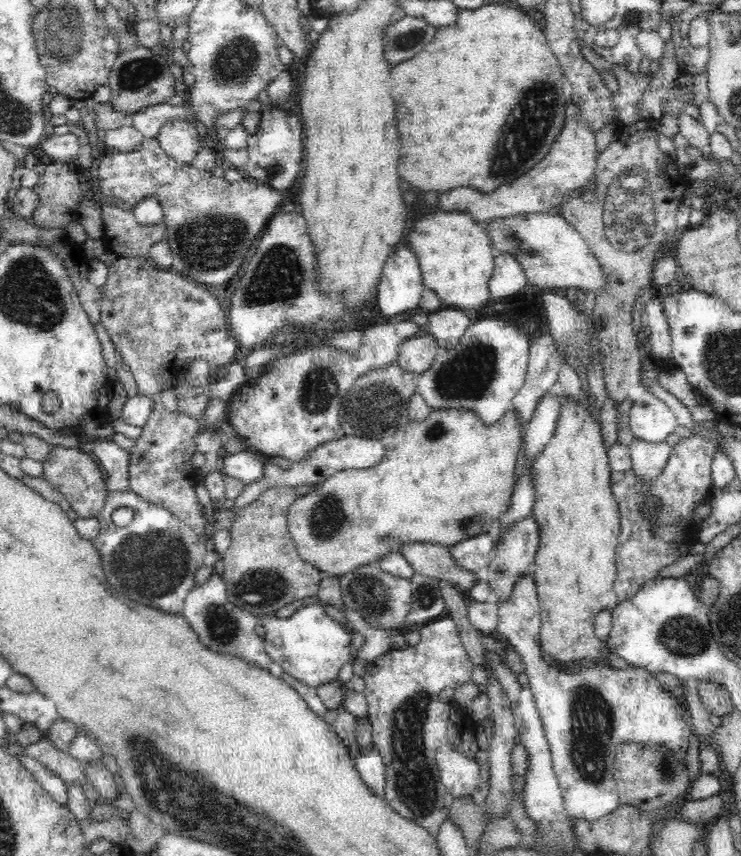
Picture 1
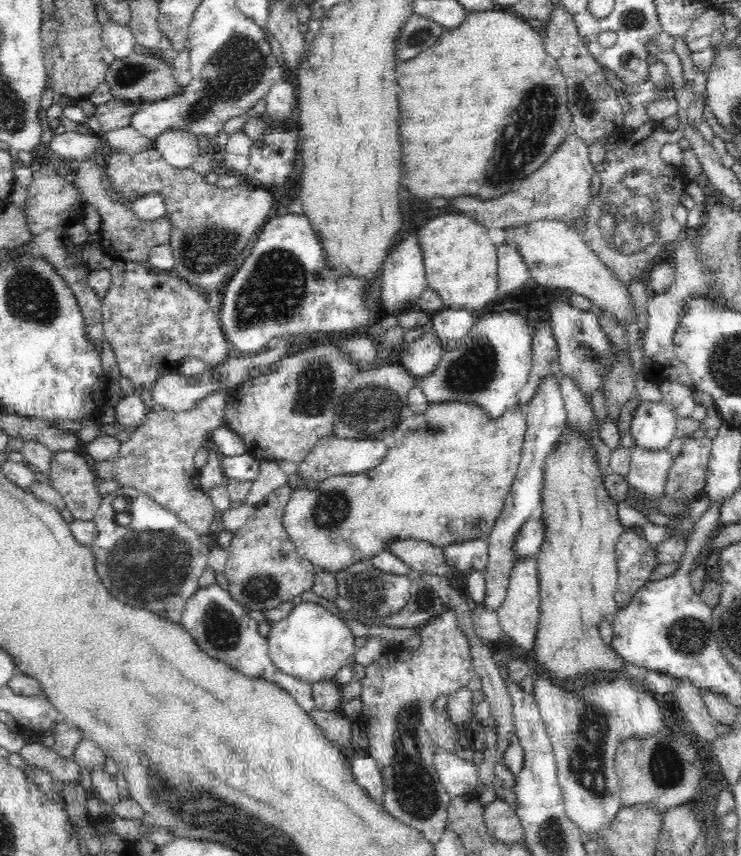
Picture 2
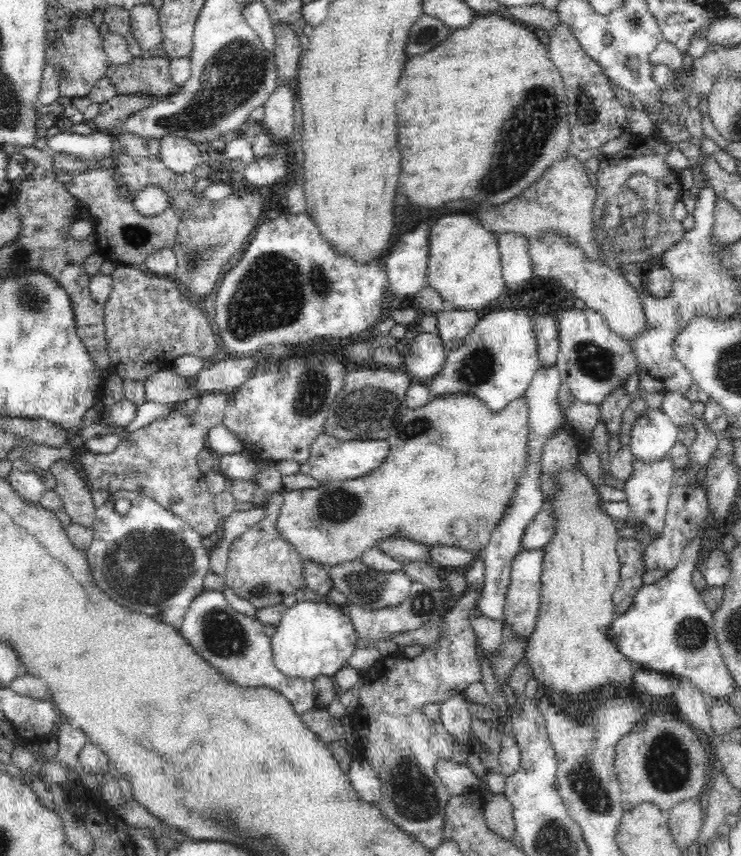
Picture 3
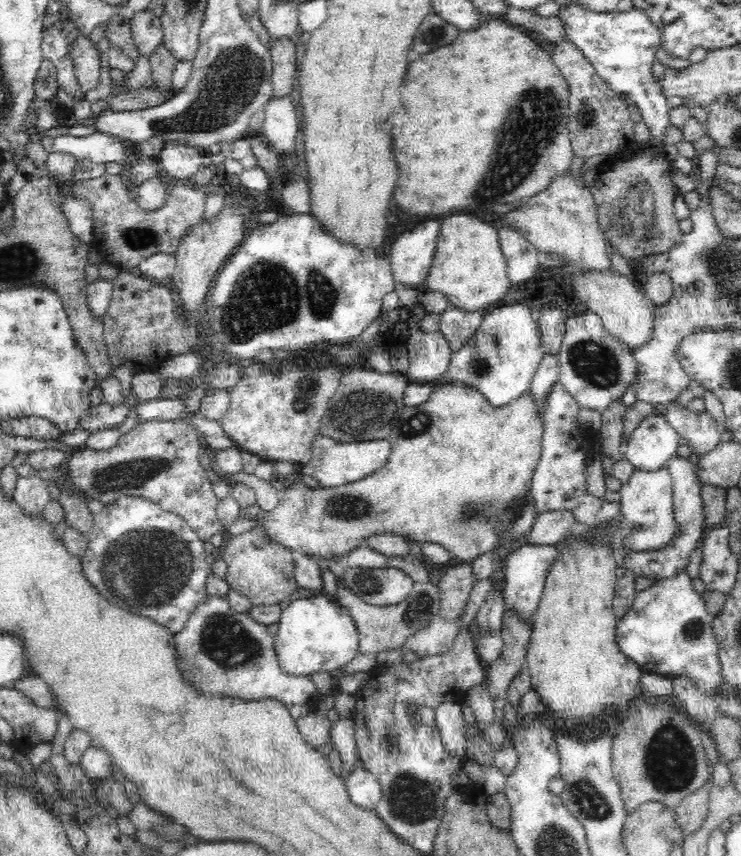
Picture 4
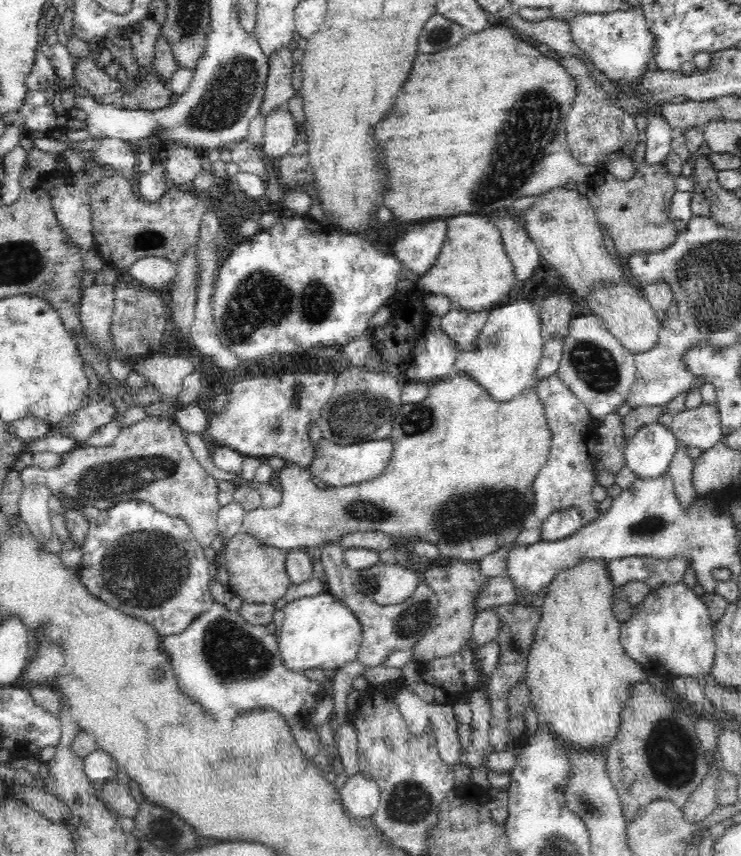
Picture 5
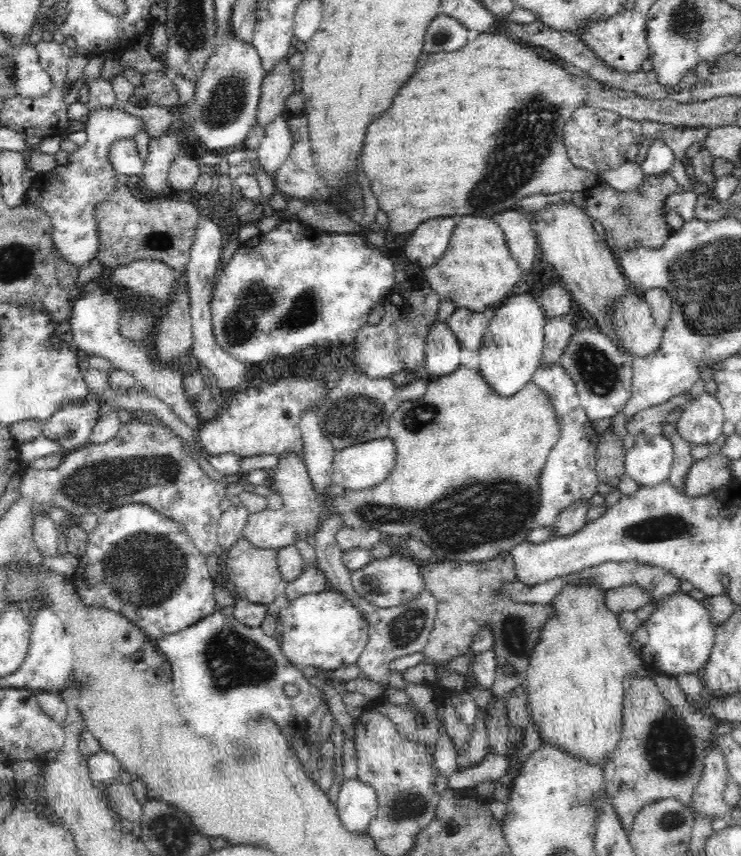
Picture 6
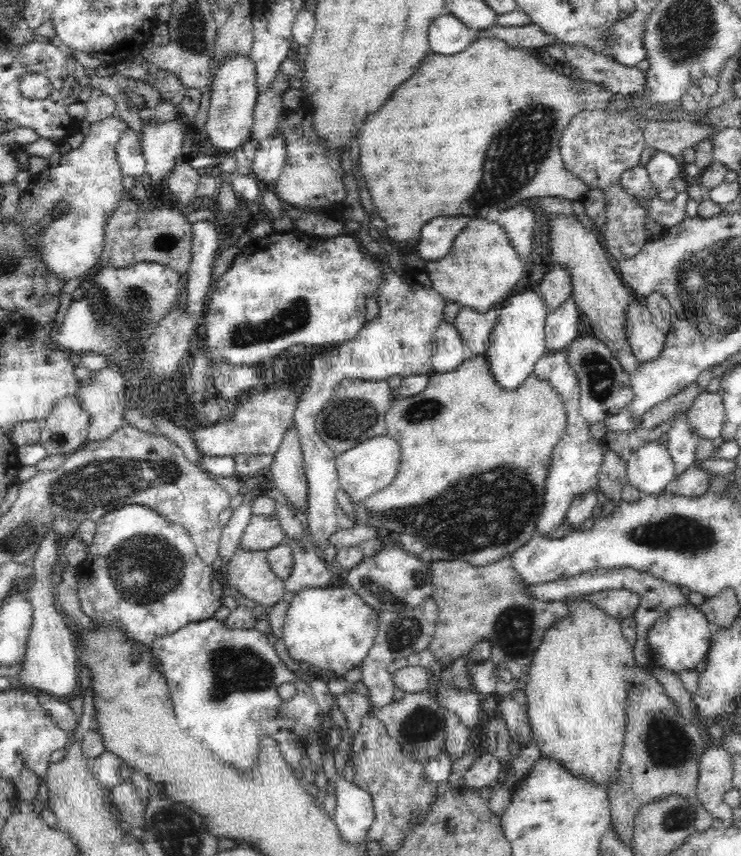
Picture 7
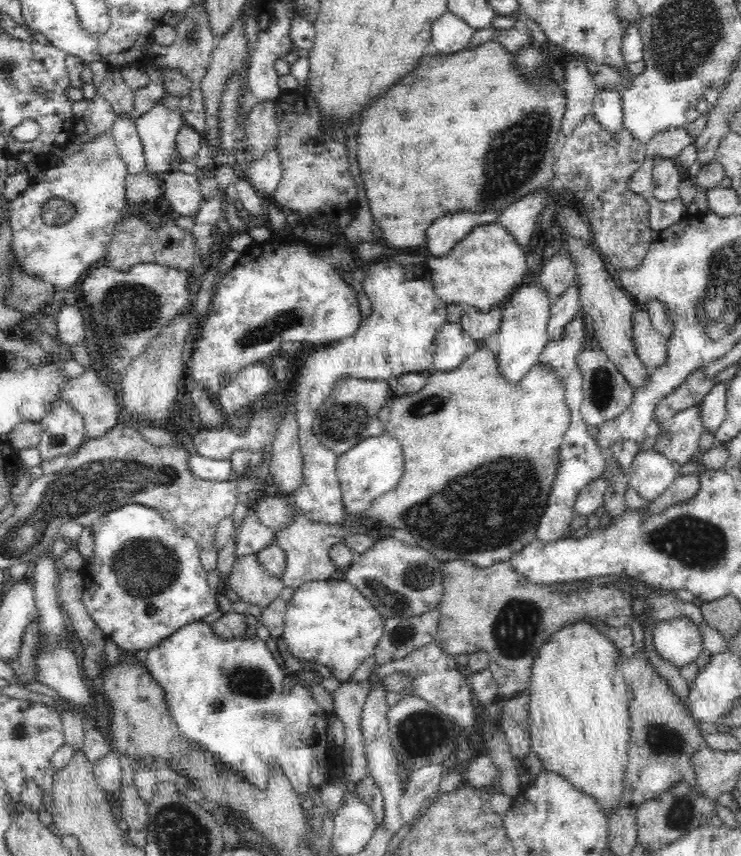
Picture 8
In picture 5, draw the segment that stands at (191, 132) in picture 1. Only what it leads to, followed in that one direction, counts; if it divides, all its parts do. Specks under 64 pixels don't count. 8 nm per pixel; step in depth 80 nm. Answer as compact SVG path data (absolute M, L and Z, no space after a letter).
M170 145L166 152L167 181L175 187L188 188L202 170L204 159L198 151L181 145Z

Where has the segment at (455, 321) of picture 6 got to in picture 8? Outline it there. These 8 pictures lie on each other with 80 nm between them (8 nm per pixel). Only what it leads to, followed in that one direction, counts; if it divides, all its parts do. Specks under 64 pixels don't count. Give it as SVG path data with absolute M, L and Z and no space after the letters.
M496 306L490 312L480 312L474 308L465 308L464 316L460 318L459 325L462 331L478 344L485 344L485 340L500 326L502 306Z

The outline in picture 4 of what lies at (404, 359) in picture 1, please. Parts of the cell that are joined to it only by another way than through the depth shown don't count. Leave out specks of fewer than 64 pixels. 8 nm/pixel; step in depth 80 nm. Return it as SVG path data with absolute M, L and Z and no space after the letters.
M416 304L410 311L411 314L406 320L410 334L403 341L409 361L406 375L412 383L432 382L440 379L440 375L448 370L453 350L450 349L450 343L442 331L422 331L420 324L426 314L424 306Z

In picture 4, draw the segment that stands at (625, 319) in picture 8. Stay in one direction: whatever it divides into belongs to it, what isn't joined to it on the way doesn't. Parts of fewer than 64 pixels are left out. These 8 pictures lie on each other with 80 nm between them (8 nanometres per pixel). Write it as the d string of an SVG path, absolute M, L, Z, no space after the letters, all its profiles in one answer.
M568 172L566 176L553 176L548 187L532 195L518 210L508 212L502 220L510 229L520 231L538 252L562 253L569 262L569 277L578 268L588 271L611 270L611 256L600 225L597 224L593 195L588 188L582 186L580 180L572 178L572 172Z

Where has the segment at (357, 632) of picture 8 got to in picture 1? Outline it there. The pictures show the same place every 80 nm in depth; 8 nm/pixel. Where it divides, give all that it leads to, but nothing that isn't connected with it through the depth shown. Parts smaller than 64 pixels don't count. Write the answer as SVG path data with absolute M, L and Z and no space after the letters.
M320 603L302 606L290 618L268 616L258 622L264 624L266 629L265 650L268 656L288 675L307 686L316 688L336 681L342 666L355 658L351 634L332 620Z

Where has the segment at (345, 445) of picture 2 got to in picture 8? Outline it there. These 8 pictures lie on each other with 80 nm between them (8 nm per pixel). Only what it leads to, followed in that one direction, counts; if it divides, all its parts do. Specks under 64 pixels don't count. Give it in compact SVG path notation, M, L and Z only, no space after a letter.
M382 433L380 436L360 441L338 456L336 472L341 484L341 497L346 516L351 518L360 516L361 511L365 510L373 499L385 491L392 490L400 482L401 475L404 474L403 452L399 440Z

